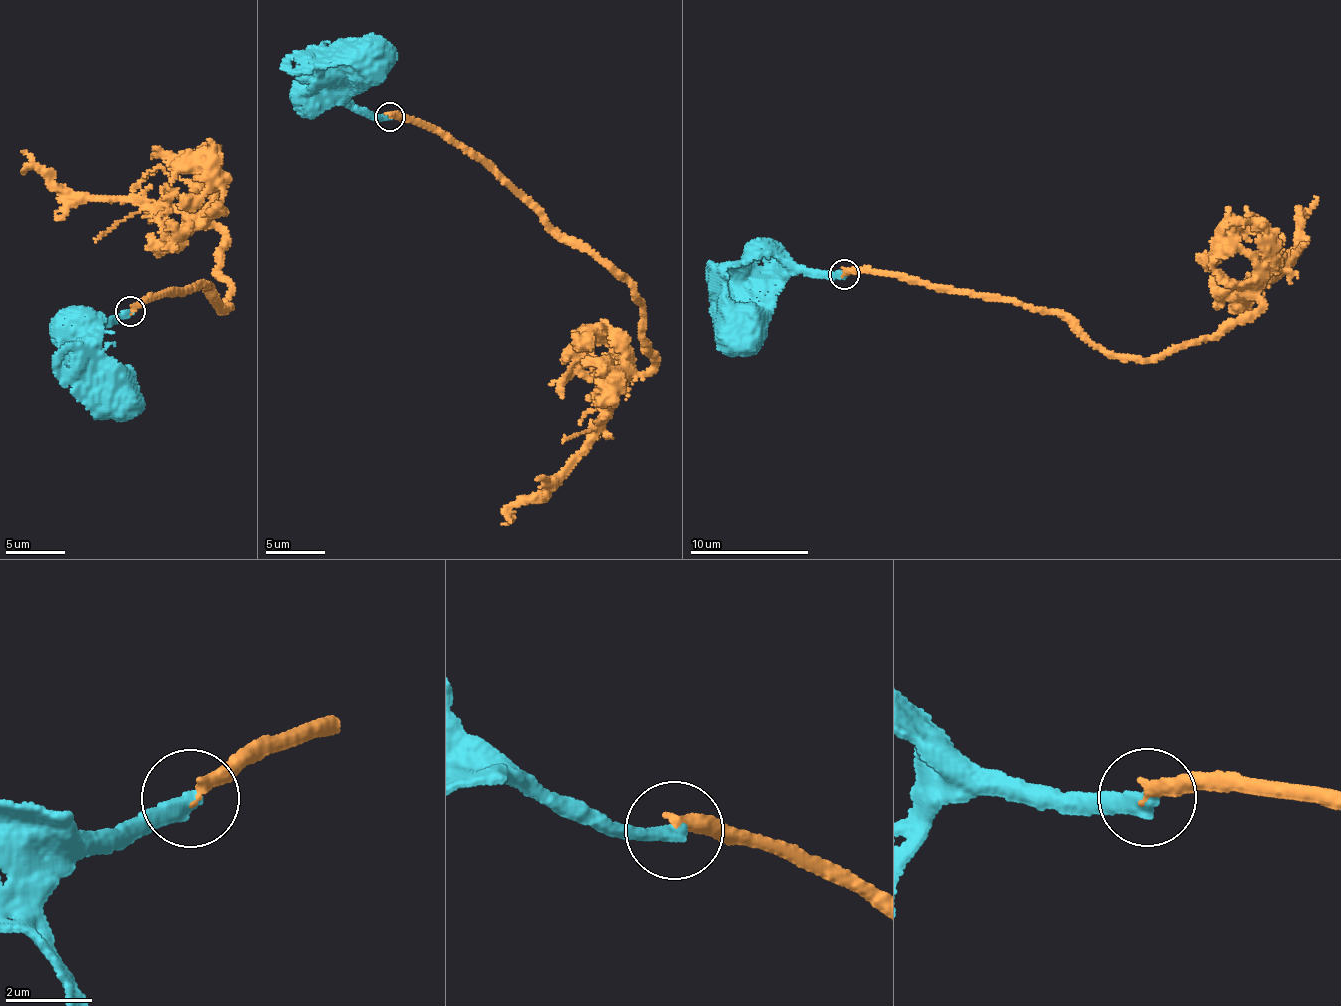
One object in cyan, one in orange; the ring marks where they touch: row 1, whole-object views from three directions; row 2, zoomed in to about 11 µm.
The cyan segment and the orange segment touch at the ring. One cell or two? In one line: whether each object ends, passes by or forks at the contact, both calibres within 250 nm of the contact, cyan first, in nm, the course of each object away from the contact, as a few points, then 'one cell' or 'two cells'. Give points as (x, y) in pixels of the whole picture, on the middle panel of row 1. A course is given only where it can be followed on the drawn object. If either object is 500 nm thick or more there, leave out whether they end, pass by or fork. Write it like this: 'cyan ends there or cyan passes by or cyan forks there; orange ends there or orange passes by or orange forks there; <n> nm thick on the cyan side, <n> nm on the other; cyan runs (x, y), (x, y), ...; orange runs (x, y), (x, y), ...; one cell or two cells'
cyan ends there; orange ends there; 360 nm thick on the cyan side, 280 nm on the other; cyan runs (388, 117), (370, 118), (344, 103), (367, 85), (366, 66); orange runs (391, 117), (461, 143), (606, 262), (640, 306), (653, 364), (621, 384), (603, 427), (556, 482), (501, 524); two cells

